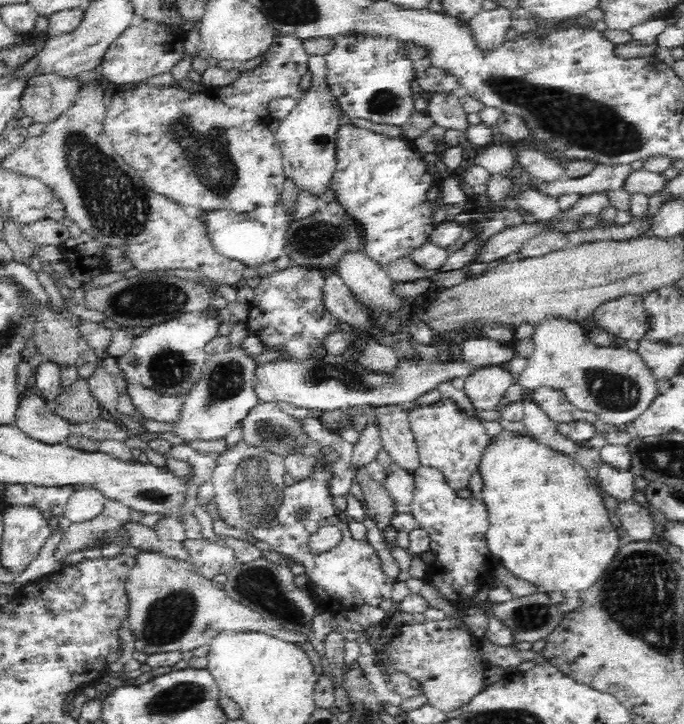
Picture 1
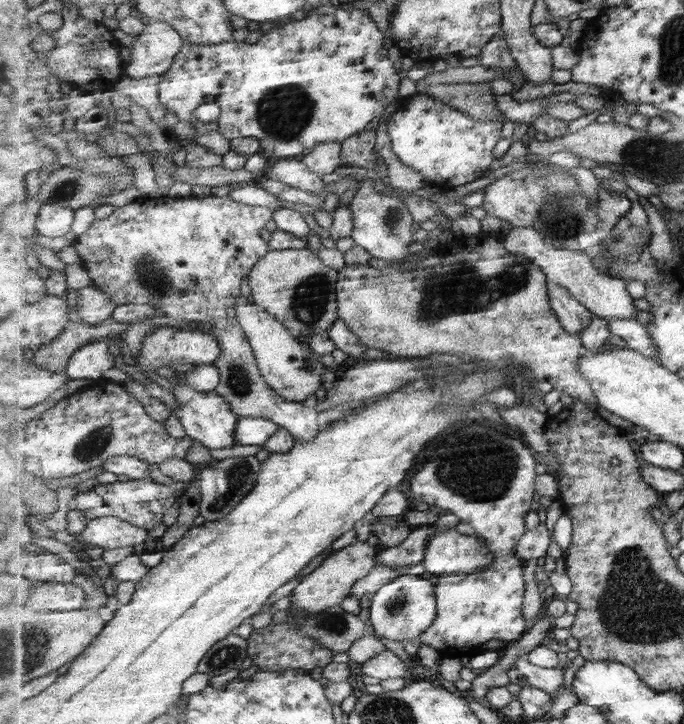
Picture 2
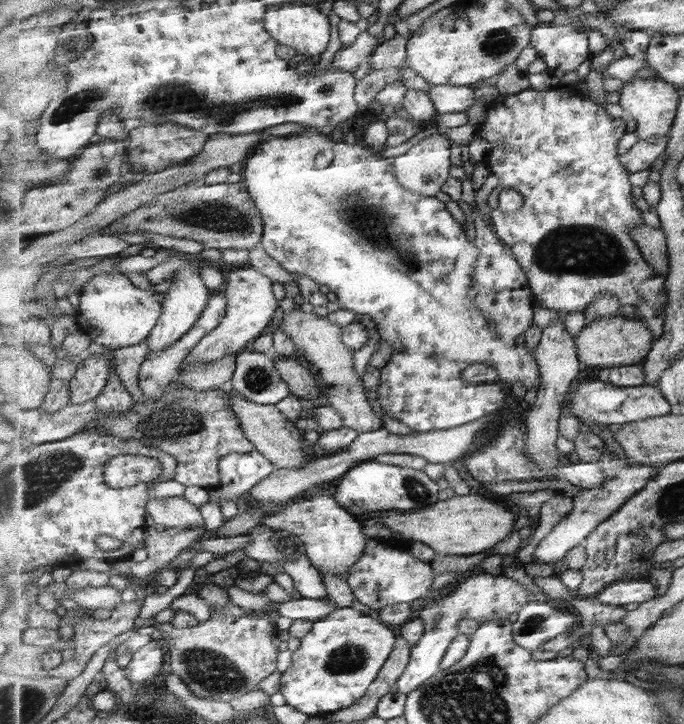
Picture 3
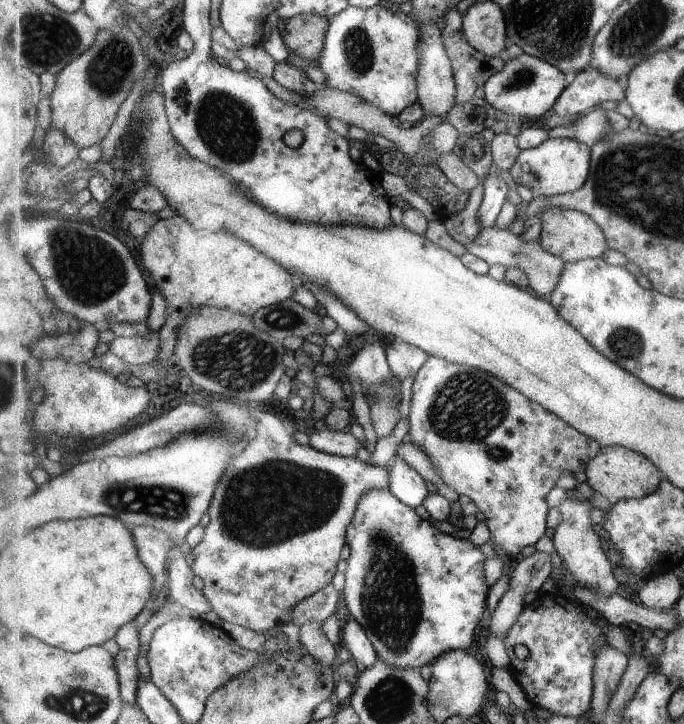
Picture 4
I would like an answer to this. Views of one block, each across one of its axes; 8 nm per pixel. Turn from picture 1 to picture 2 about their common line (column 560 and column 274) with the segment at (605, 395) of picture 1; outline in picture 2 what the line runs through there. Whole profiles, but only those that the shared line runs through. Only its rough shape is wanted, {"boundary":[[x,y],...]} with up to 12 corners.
{"boundary":[[238,300],[260,373],[305,402],[326,366],[305,341],[255,302]]}

